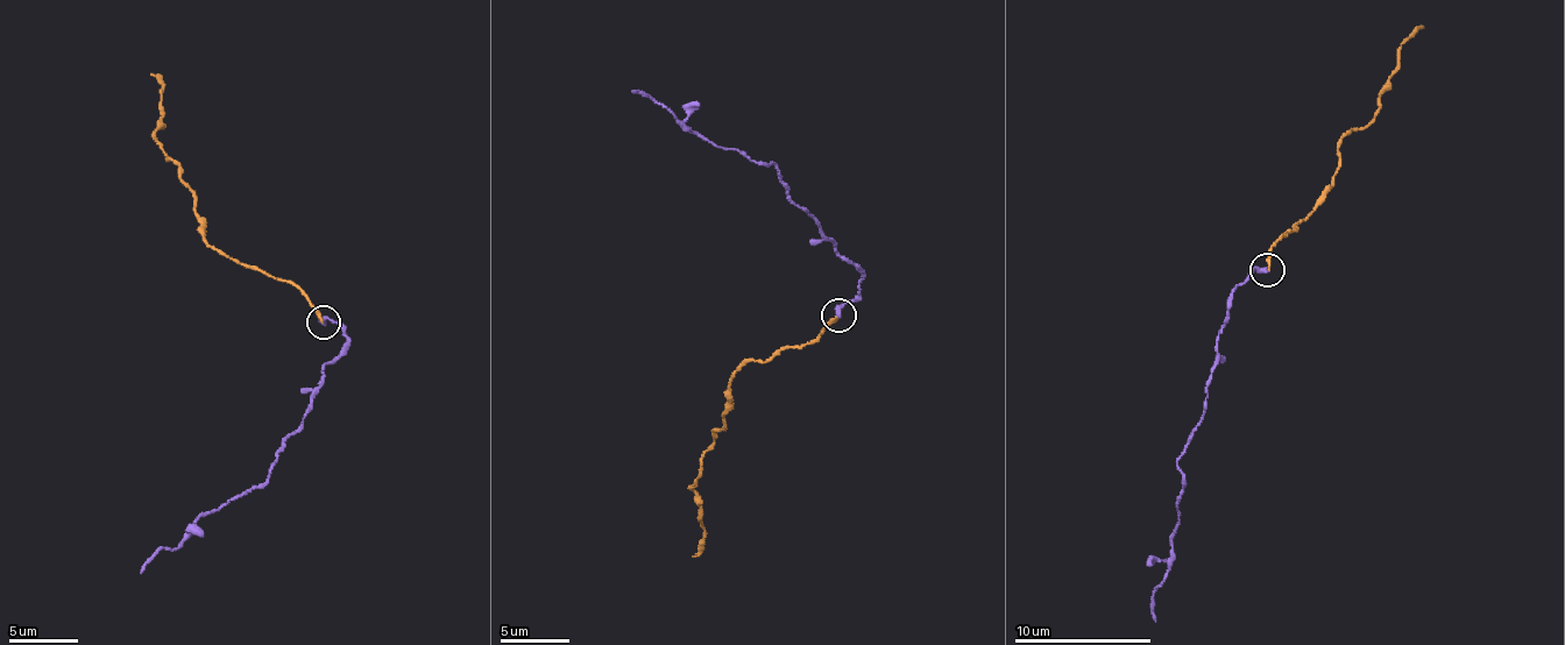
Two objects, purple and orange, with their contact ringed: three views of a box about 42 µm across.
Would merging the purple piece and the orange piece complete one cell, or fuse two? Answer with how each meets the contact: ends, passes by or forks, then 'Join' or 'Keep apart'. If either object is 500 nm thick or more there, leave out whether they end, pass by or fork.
At the ring purple ends. At the ring orange ends. Join

